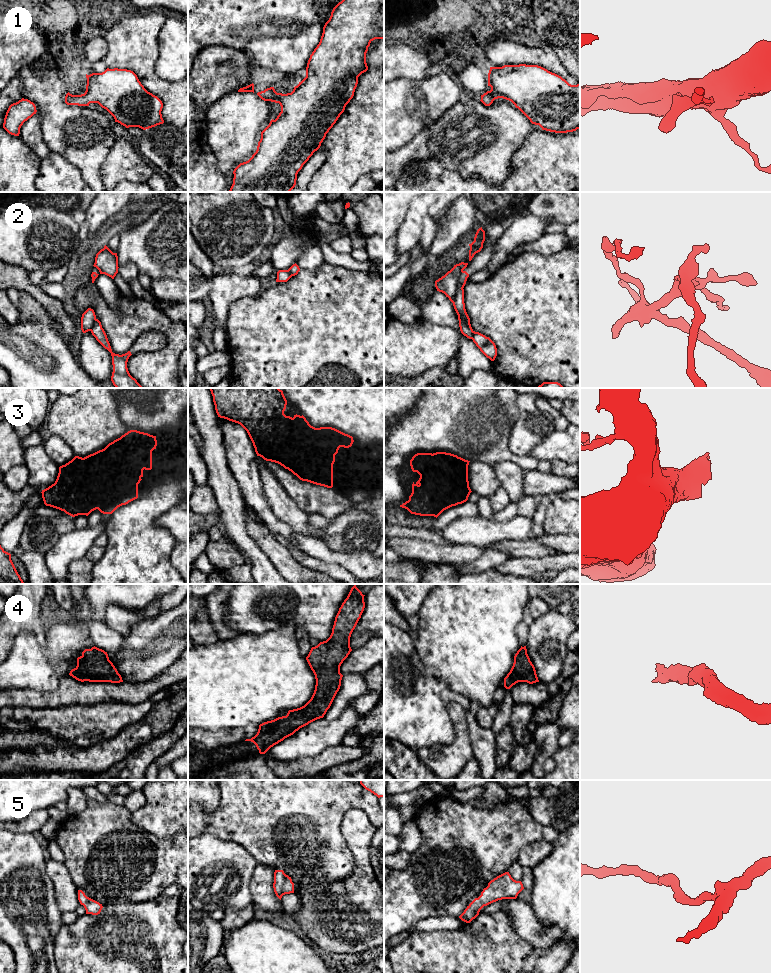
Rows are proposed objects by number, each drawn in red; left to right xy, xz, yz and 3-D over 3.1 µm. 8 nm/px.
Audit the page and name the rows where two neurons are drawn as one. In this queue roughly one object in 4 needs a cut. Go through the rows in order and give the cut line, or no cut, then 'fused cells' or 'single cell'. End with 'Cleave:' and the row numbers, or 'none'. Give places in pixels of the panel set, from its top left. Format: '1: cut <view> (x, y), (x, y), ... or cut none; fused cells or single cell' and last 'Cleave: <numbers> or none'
1: cut none; single cell
2: cut yz (463, 271), (459, 277), (456, 297), (452, 302); fused cells
3: cut none; single cell
4: cut none; single cell
5: cut none; single cell
Cleave: 2

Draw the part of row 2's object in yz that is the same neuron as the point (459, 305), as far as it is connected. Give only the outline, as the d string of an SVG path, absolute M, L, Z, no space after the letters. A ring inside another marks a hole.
M463 271L461 273L460 279L458 282L458 287L457 287L457 295L456 295L455 300L453 301L453 306L457 315L462 317L466 321L466 323L471 327L470 318L465 309L464 289L463 289L468 277L469 277L469 274L466 271Z

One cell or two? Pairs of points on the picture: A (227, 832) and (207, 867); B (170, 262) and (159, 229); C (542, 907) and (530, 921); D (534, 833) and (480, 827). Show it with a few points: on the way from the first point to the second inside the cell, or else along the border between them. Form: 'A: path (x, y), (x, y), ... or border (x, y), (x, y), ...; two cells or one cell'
A: border (200, 834), (207, 833), (232, 840), (245, 848); two cells
B: path (170, 254), (170, 248), (162, 237); one cell
C: border (529, 903), (535, 916), (544, 925), (556, 925); two cells
D: path (521, 831), (493, 830); one cell

